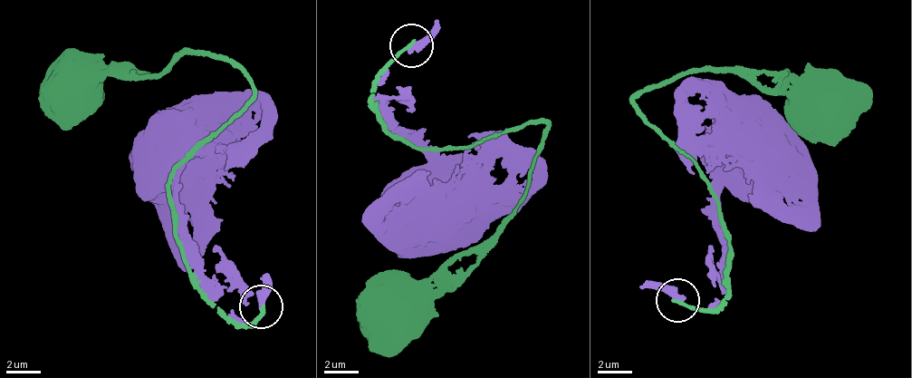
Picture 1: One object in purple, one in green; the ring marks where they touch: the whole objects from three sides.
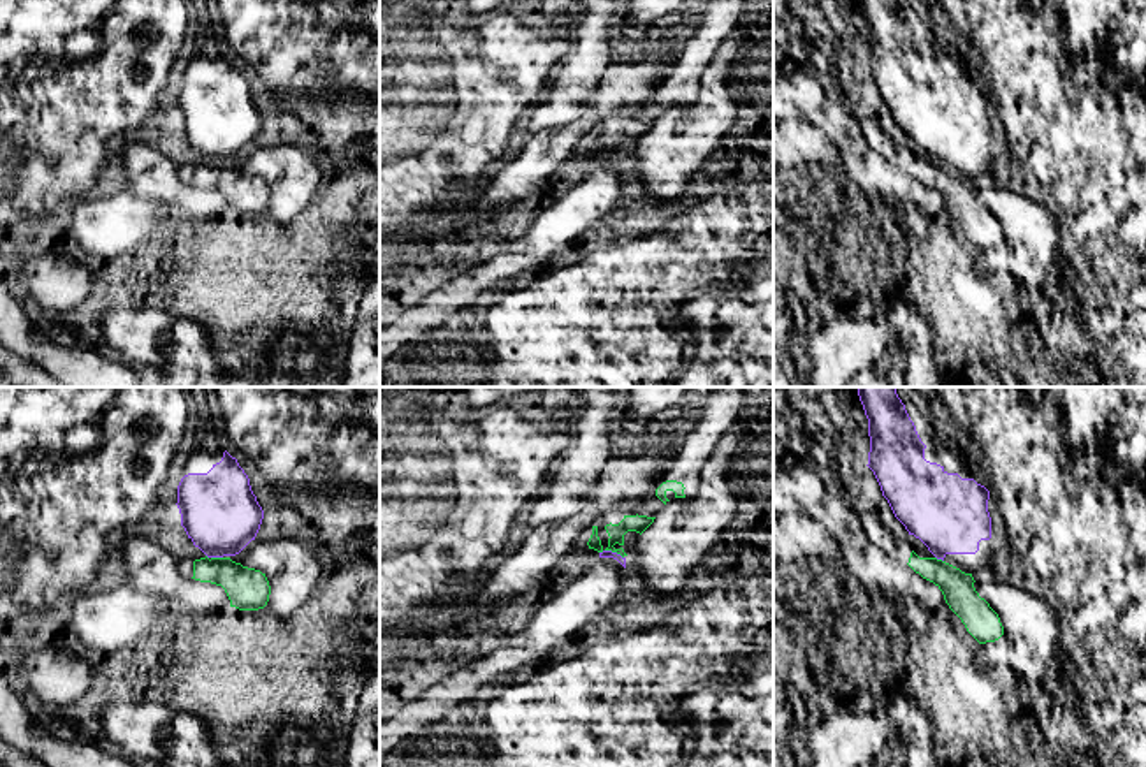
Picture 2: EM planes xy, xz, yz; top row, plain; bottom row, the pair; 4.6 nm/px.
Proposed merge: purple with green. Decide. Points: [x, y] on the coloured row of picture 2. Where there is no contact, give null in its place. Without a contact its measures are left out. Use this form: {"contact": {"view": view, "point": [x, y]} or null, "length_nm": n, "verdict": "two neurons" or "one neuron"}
{"contact": {"view": "xz", "point": [610, 551]}, "length_nm": 120, "verdict": "two neurons"}

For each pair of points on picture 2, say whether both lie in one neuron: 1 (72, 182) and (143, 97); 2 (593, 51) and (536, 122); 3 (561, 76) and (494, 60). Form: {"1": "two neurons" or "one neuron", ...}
{"1": "one neuron", "2": "one neuron", "3": "two neurons"}

